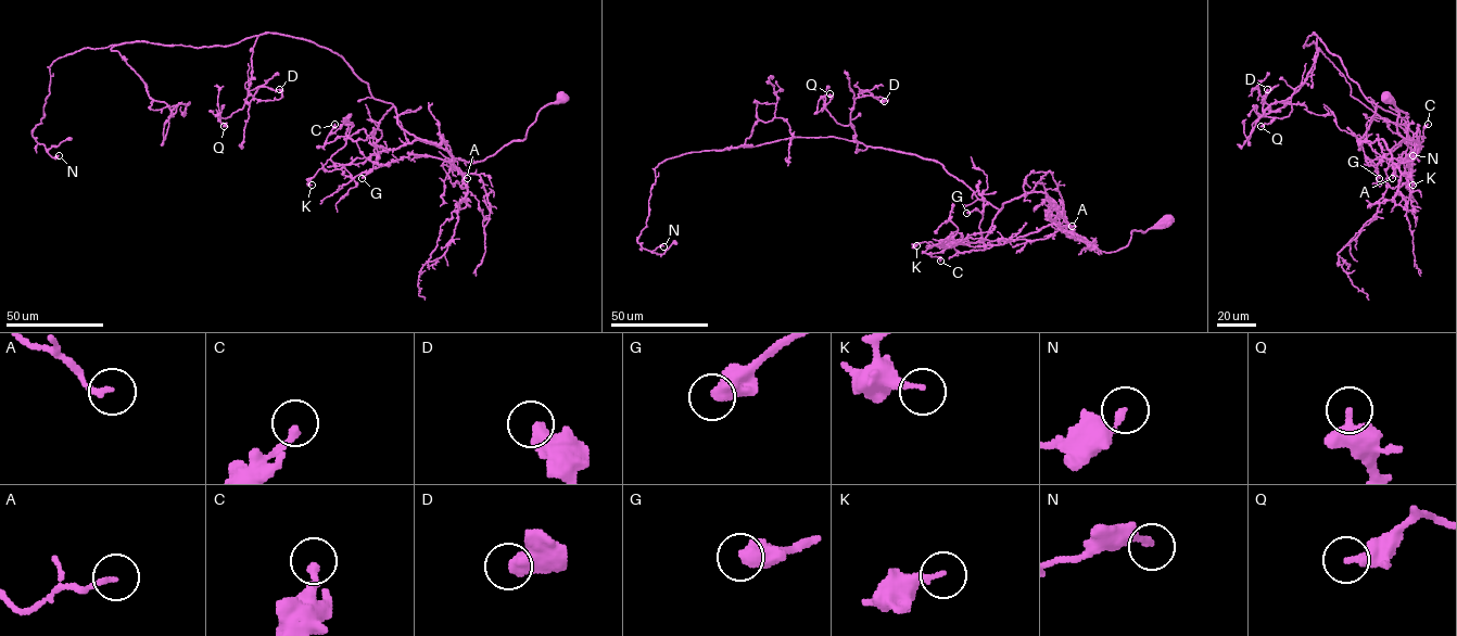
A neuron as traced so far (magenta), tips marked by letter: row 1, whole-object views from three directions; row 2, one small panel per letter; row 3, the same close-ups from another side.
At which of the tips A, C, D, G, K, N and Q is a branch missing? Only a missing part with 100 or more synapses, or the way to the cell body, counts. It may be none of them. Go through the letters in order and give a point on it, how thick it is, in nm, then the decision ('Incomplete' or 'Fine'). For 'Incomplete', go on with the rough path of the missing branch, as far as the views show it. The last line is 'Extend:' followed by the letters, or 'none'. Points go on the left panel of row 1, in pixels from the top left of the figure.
A: Place: (467, 178). Thickness 150 nm. Fine
C: Place: (334, 124). Thickness 160 nm. Fine
D: Place: (279, 89). Thickness 500 nm. Fine
G: Place: (362, 178). Thickness 600 nm. Fine
K: Place: (312, 185). Thickness 190 nm. Fine
N: Place: (59, 155). Thickness 200 nm. Fine
Q: Place: (224, 126). Thickness 260 nm. Fine
Extend: none

